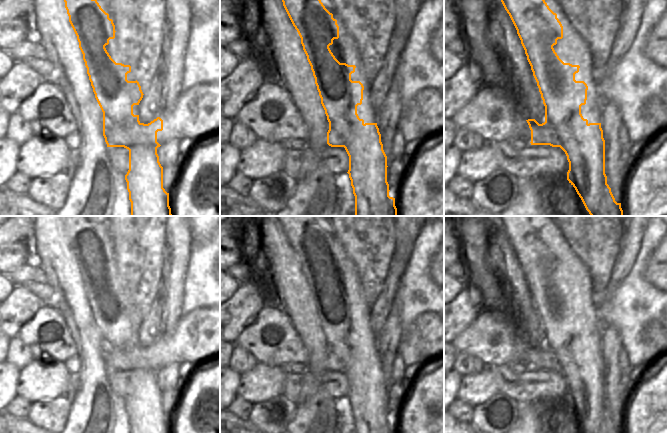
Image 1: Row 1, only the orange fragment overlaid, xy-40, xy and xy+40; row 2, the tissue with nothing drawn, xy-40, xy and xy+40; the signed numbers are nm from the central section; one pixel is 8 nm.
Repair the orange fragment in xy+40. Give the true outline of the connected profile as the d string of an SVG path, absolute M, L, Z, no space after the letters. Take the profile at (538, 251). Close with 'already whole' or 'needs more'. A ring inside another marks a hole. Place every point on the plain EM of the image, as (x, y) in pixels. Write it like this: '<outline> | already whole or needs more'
M491 216L491 218L501 224L517 254L545 330L544 347L539 348L535 343L526 344L531 354L531 369L560 371L565 376L569 386L567 404L575 412L586 433L622 433L621 427L615 425L611 412L607 408L605 364L601 347L589 347L581 338L581 330L586 328L588 310L584 305L575 304L575 298L579 296L580 290L564 287L553 272L557 264L563 262L563 250L557 238L544 224L545 221L552 220L553 216Z | already whole

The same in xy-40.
M63 216L69 246L77 260L79 272L87 292L87 298L95 322L103 336L103 360L107 371L124 371L129 374L129 394L125 399L131 433L171 433L169 417L163 412L163 391L159 386L157 356L163 354L163 344L157 341L148 348L139 345L133 338L133 330L139 329L143 316L139 306L128 305L130 289L116 287L105 270L115 262L115 249L97 223L88 221L84 216Z | already whole

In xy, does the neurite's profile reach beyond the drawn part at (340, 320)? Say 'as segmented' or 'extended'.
as segmented

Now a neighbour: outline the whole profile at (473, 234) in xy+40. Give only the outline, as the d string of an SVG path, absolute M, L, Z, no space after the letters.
M447 216L447 224L455 237L459 260L464 267L465 284L481 310L494 312L510 322L516 322L519 314L511 290L491 256L494 236L491 216Z

